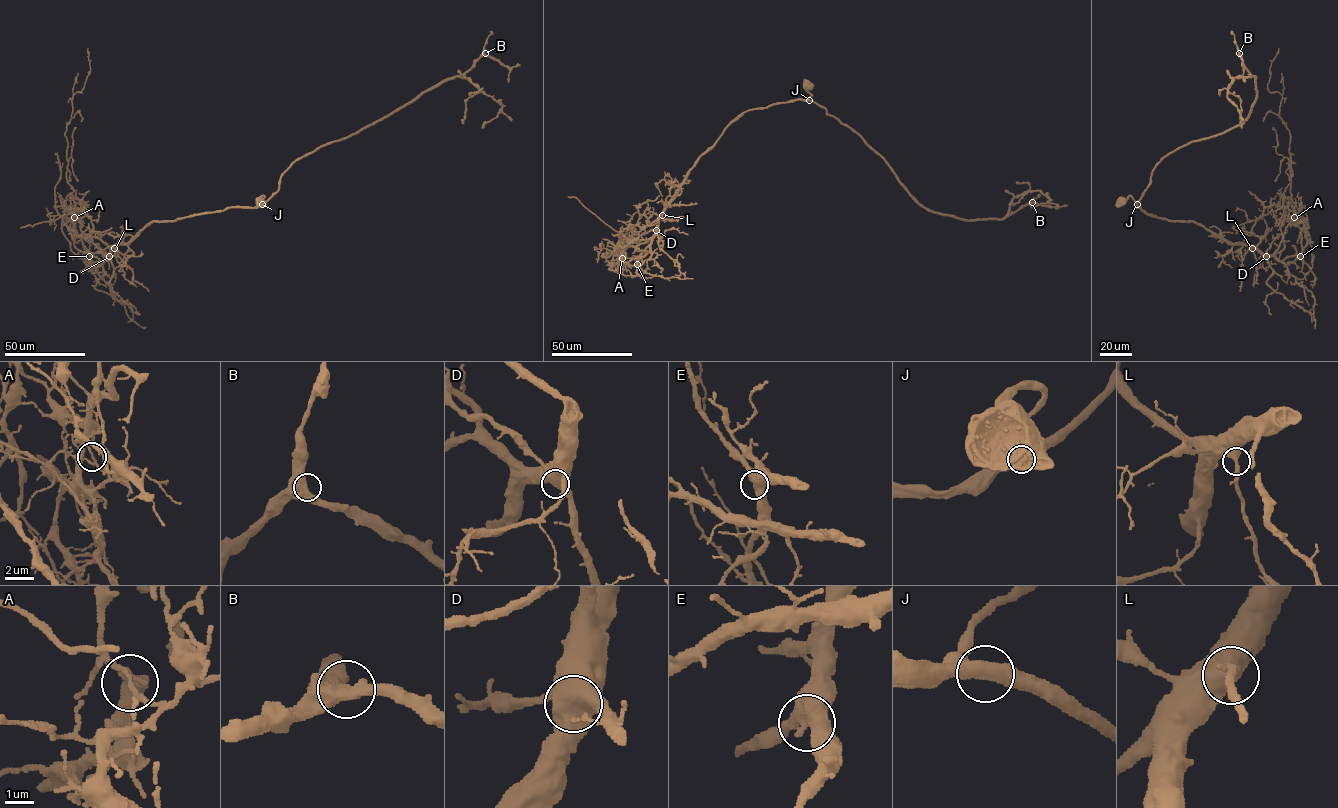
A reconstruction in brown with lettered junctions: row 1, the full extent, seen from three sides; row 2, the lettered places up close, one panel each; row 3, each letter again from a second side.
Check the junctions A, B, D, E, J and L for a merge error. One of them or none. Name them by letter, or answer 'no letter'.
A

